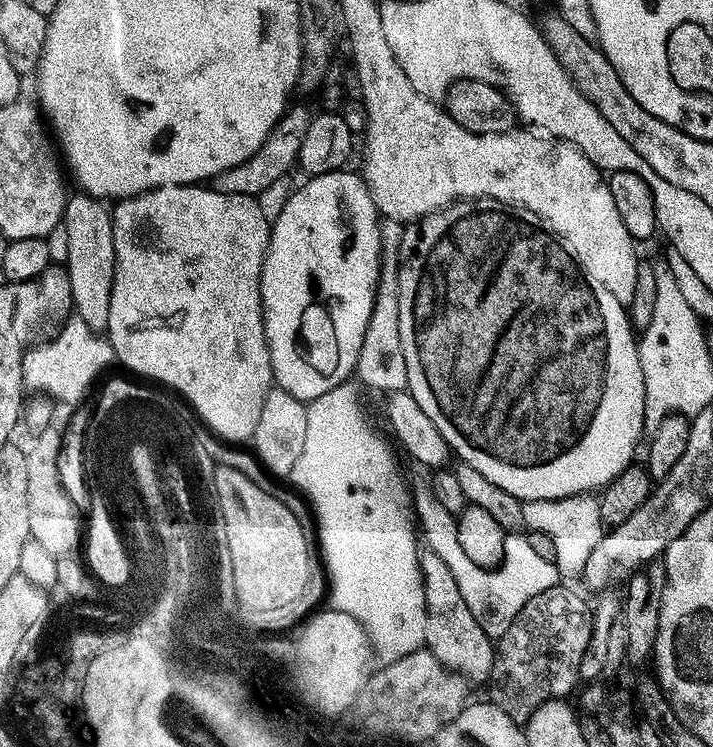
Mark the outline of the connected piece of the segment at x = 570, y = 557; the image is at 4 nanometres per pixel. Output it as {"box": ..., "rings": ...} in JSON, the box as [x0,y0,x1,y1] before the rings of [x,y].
{"box":[523,494,606,577],"rings":[[[592,494],[582,496],[567,496],[561,500],[529,500],[523,505],[524,524],[534,531],[541,532],[552,539],[552,544],[560,548],[554,553],[556,568],[561,577],[583,577],[584,569],[588,567],[590,558],[594,554],[594,548],[606,535],[605,525],[600,519],[599,503],[597,497]]]}

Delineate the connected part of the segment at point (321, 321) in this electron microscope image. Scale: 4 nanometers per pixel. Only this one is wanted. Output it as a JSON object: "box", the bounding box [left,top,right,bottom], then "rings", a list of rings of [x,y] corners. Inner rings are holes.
{"box":[260,170,382,402],"rings":[[[349,170],[327,172],[321,176],[305,179],[300,189],[293,191],[279,212],[275,213],[270,224],[268,250],[264,254],[264,269],[260,271],[260,303],[264,305],[264,333],[268,339],[270,362],[272,363],[272,378],[275,387],[286,390],[294,398],[305,402],[316,400],[322,394],[334,390],[345,383],[356,371],[359,351],[362,350],[363,335],[366,334],[367,322],[371,318],[372,307],[376,298],[377,283],[382,276],[380,223],[376,204],[372,200],[372,191],[363,175],[356,176]]]}

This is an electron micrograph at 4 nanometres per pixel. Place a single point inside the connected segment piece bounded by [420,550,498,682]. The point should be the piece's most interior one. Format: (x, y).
(452, 633)

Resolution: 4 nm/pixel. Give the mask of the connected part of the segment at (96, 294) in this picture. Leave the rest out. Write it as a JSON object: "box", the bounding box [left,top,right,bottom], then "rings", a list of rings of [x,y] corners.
{"box":[63,194,116,333],"rings":[[[79,194],[67,197],[63,221],[69,242],[69,254],[66,261],[68,281],[72,287],[72,307],[75,315],[90,330],[103,333],[110,318],[110,294],[116,255],[112,237],[112,218],[109,209],[104,209],[103,199]]]}

